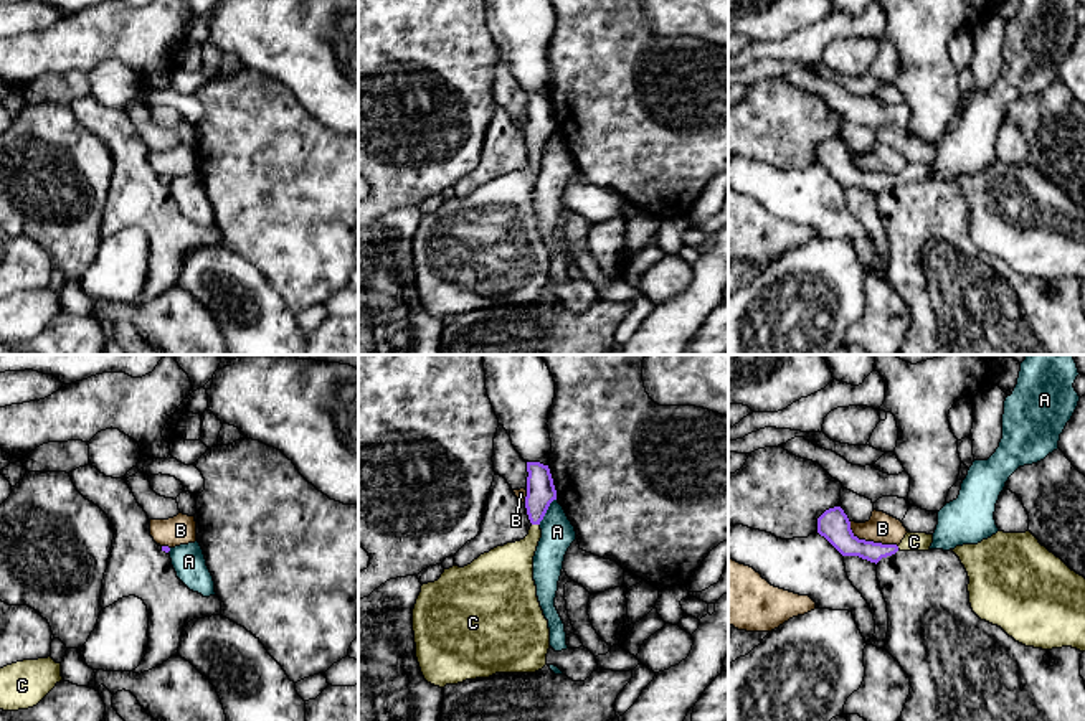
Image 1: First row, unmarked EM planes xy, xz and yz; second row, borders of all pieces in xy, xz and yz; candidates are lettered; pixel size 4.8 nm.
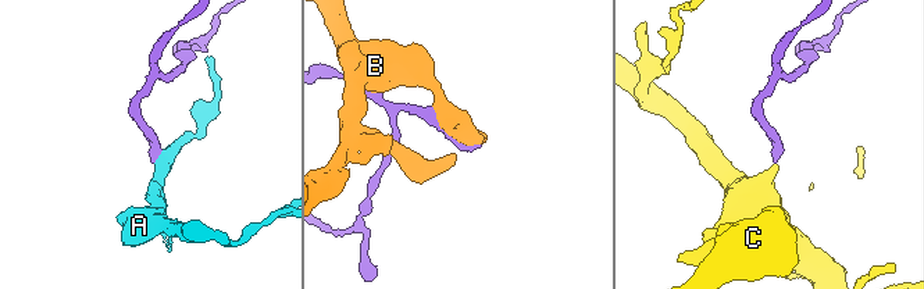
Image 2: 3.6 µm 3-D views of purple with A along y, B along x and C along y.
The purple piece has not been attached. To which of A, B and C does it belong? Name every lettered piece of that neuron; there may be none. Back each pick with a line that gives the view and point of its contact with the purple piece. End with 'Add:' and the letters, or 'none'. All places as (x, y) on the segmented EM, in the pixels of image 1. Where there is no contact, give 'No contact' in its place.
C: Touches purple at xz (535, 523)
Add: C

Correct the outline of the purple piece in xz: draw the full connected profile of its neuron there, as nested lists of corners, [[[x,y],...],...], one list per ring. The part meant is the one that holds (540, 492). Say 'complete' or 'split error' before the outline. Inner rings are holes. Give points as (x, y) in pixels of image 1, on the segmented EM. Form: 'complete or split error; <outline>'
split error; [[[527,462],[527,472],[528,535],[481,554],[464,568],[444,569],[438,581],[421,586],[413,609],[416,658],[424,680],[434,686],[495,673],[535,673],[547,665],[550,629],[537,597],[533,556],[542,538],[540,521],[557,500],[557,490],[548,465]]]

